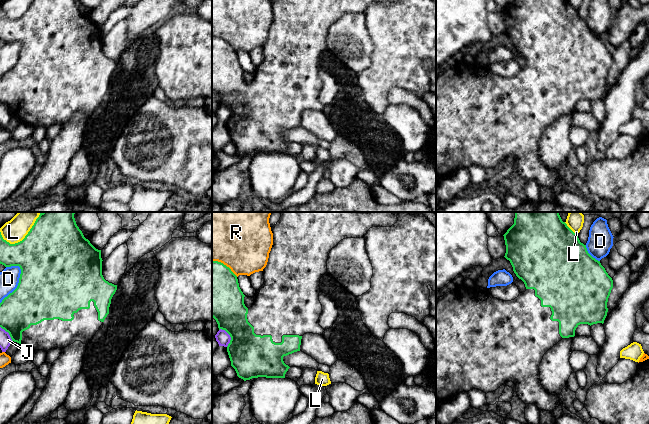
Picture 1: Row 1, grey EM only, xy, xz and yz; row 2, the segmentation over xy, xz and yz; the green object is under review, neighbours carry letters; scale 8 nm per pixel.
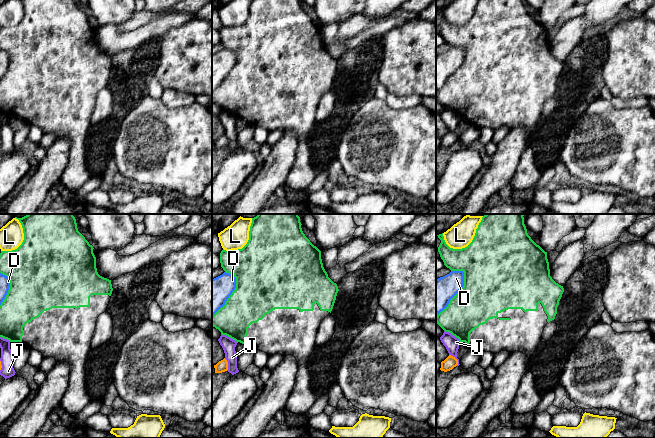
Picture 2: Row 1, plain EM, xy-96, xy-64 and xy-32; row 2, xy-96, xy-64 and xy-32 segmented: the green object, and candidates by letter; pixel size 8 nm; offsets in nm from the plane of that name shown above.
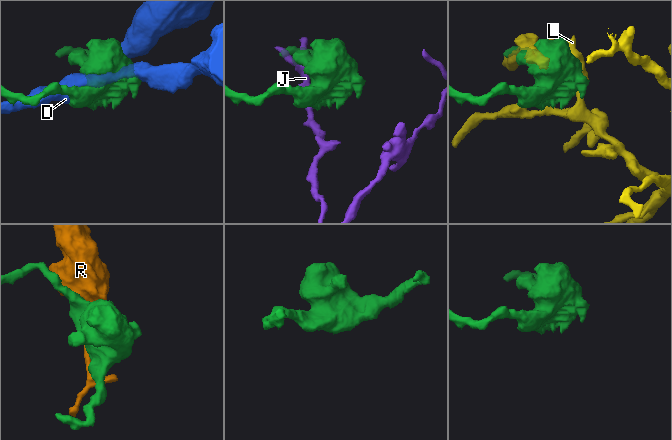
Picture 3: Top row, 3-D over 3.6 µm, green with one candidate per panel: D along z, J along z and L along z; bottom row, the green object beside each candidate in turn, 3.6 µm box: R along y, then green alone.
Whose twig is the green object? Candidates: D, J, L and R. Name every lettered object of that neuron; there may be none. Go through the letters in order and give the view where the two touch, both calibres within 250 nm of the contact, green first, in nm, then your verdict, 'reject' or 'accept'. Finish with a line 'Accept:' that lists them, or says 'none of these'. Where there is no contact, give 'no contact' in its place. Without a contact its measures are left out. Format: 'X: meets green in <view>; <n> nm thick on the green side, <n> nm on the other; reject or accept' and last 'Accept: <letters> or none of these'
D: meets green in xy; 500 nm thick on the green side, 160 nm on the other; reject
J: meets green in xy; 320 nm thick on the green side, 100 nm on the other; reject
L: meets green in xy; 460 nm thick on the green side, 160 nm on the other; reject
R: meets green in xz; 440 nm thick on the green side, 400 nm on the other; reject
Accept: none of these

